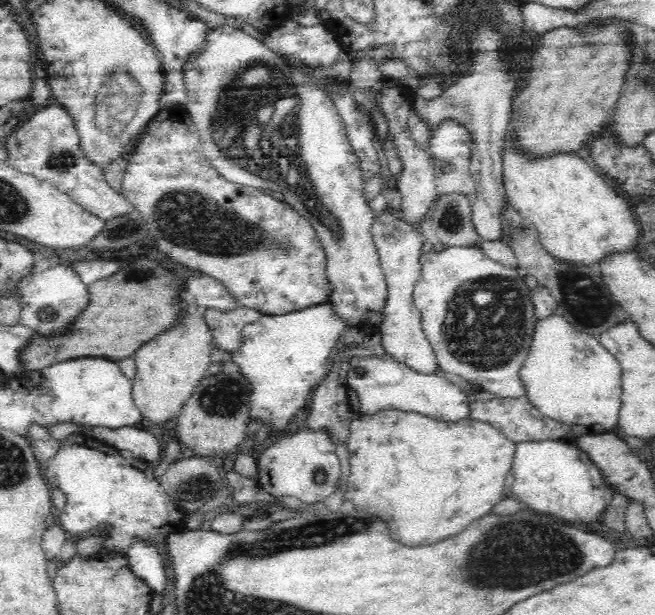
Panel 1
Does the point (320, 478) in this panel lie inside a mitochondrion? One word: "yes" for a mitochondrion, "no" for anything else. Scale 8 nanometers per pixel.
yes

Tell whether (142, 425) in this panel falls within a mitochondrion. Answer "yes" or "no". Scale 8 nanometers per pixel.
no

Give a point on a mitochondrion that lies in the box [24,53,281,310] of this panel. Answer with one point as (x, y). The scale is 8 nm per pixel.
(113, 105)

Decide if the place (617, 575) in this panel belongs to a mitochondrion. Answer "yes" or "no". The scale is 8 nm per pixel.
no

